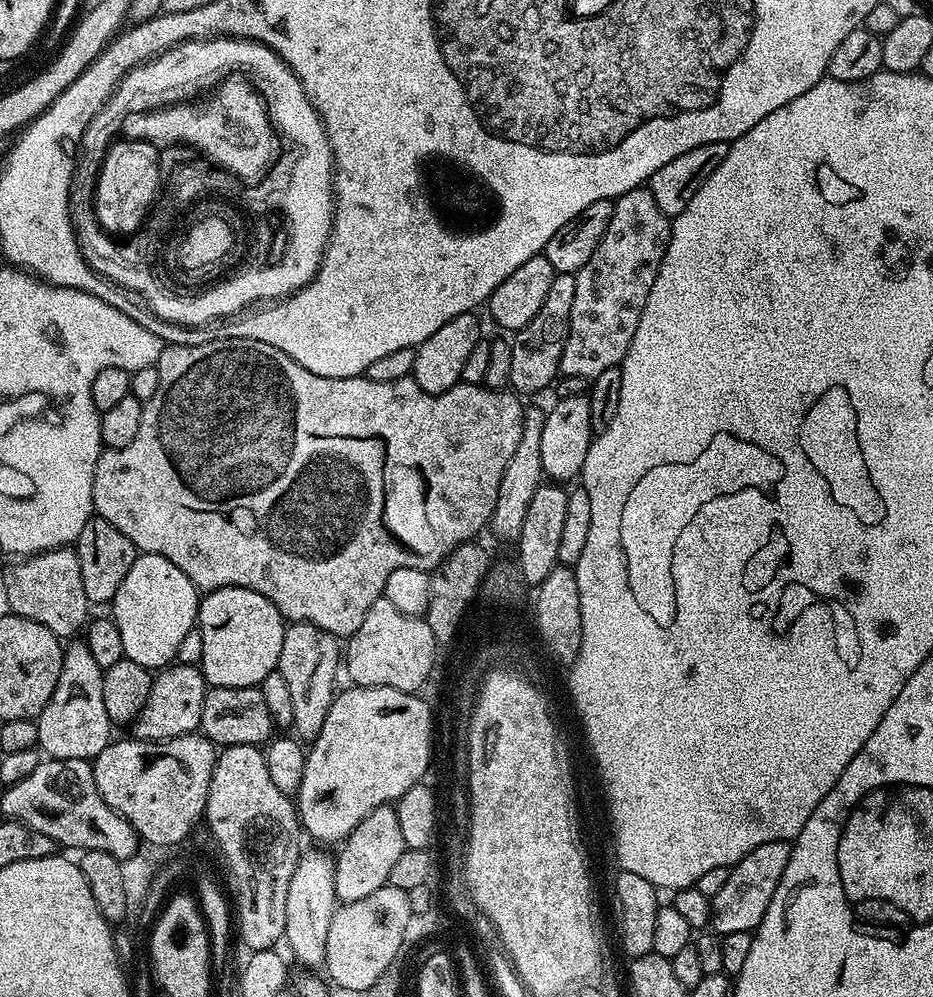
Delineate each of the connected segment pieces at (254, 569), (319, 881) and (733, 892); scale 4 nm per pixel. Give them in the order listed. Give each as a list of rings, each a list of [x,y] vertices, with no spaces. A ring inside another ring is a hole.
[[[226,338],[225,340],[211,340],[205,344],[168,344],[160,356],[160,361],[154,366],[158,370],[158,390],[154,393],[154,398],[143,401],[142,423],[138,426],[138,435],[135,436],[134,442],[130,442],[130,446],[122,446],[121,448],[104,448],[94,466],[93,513],[106,522],[110,522],[110,526],[122,530],[122,534],[126,534],[126,538],[130,538],[130,542],[134,542],[137,553],[149,552],[150,554],[158,554],[162,558],[170,558],[170,562],[174,562],[174,566],[178,566],[178,570],[182,570],[182,574],[186,574],[186,578],[190,578],[192,585],[201,593],[207,594],[230,586],[254,590],[270,602],[274,602],[274,606],[280,611],[280,615],[284,617],[285,621],[313,624],[337,638],[353,636],[358,630],[358,626],[362,626],[362,618],[366,614],[366,610],[370,610],[370,606],[374,606],[374,602],[383,597],[386,578],[390,578],[390,574],[394,574],[394,570],[398,570],[402,566],[425,570],[435,569],[436,565],[441,564],[458,545],[475,541],[479,537],[476,535],[483,528],[489,527],[494,514],[495,502],[498,500],[499,482],[502,481],[502,474],[505,473],[506,466],[509,465],[510,458],[513,457],[514,450],[517,449],[519,439],[522,437],[526,408],[524,404],[520,405],[521,397],[515,391],[497,390],[479,384],[461,382],[450,390],[435,396],[434,394],[426,394],[426,390],[422,390],[418,386],[418,382],[411,376],[398,378],[394,382],[374,382],[369,380],[367,375],[351,376],[350,378],[322,378],[318,374],[310,374],[310,370],[306,370],[306,366],[298,366],[298,362],[294,362],[294,358],[282,354],[282,350],[278,350],[266,342],[258,342],[250,338]],[[407,532],[412,535],[412,542],[404,536]]]
[[[305,851],[300,857],[298,866],[290,878],[290,886],[286,890],[286,930],[284,940],[290,951],[296,955],[300,964],[305,964],[308,970],[320,970],[324,967],[324,947],[326,946],[326,934],[330,934],[330,922],[332,915],[336,913],[338,901],[334,890],[335,859],[324,852]]]
[[[786,840],[766,842],[766,846],[758,846],[732,865],[722,890],[718,890],[718,894],[710,897],[712,902],[710,928],[713,933],[725,936],[752,932],[760,925],[770,906],[770,898],[774,898],[774,890],[778,890],[778,882],[782,882],[782,870],[786,870],[786,862],[790,862],[791,849],[791,843]]]

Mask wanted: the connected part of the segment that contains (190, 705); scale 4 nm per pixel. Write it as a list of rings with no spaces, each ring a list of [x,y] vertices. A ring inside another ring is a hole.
[[[173,662],[159,669],[152,677],[146,706],[130,725],[131,735],[137,740],[169,740],[193,735],[202,722],[202,702],[210,685],[203,672],[194,664]]]

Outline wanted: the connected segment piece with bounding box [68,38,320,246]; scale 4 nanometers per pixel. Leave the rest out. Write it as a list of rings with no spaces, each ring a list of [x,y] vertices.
[[[197,38],[189,40],[186,44],[180,44],[177,48],[172,48],[170,52],[162,53],[155,60],[142,64],[139,68],[133,68],[120,81],[120,87],[112,93],[112,97],[104,105],[104,109],[92,119],[90,126],[86,126],[84,136],[79,142],[78,159],[72,169],[72,185],[68,191],[68,213],[72,219],[76,240],[80,245],[84,246],[95,241],[92,239],[95,238],[96,232],[98,233],[100,228],[99,220],[96,217],[96,186],[99,182],[100,168],[103,166],[104,156],[118,136],[116,124],[120,124],[120,120],[127,112],[132,112],[132,108],[145,107],[158,100],[182,98],[185,101],[192,101],[197,94],[202,94],[202,90],[210,89],[216,81],[224,82],[227,77],[233,76],[233,74],[238,74],[241,81],[248,85],[248,112],[258,112],[261,116],[264,116],[270,128],[278,122],[282,122],[286,126],[290,122],[290,118],[294,120],[294,126],[296,122],[300,122],[300,126],[306,122],[306,126],[302,126],[302,128],[312,128],[308,124],[316,126],[319,122],[320,118],[317,116],[312,103],[305,98],[298,78],[288,69],[287,64],[280,59],[279,55],[264,44],[243,38]]]

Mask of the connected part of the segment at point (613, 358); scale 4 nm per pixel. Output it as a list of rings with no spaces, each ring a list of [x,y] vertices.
[[[647,186],[616,197],[602,242],[575,273],[574,306],[570,309],[568,337],[560,359],[563,375],[591,378],[623,361],[634,330],[638,330],[646,298],[650,298],[654,278],[658,278],[671,233],[672,220],[658,210],[658,202],[654,202],[654,194]]]

